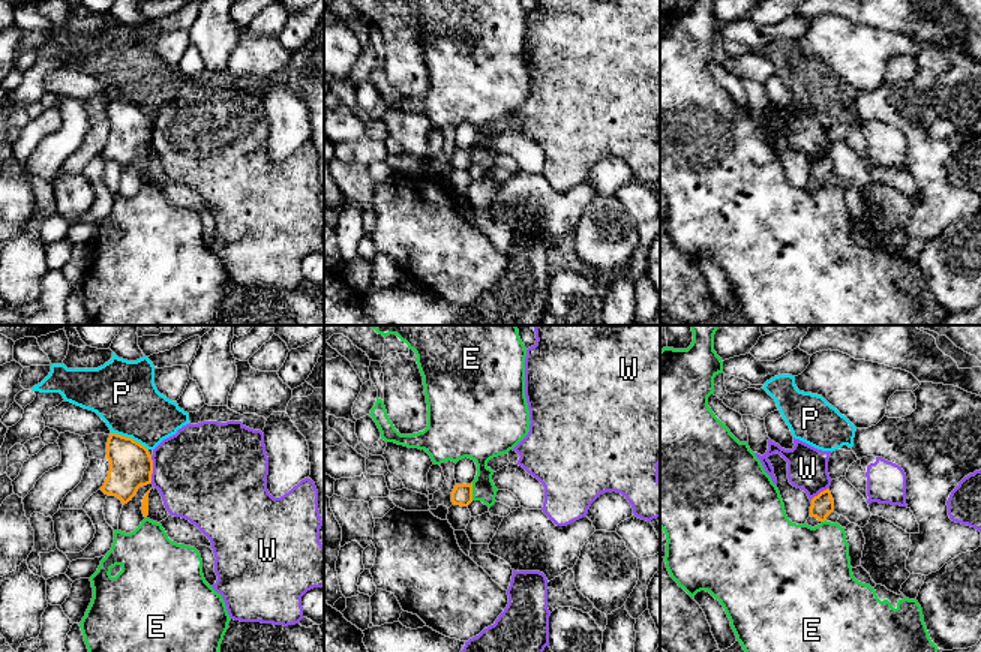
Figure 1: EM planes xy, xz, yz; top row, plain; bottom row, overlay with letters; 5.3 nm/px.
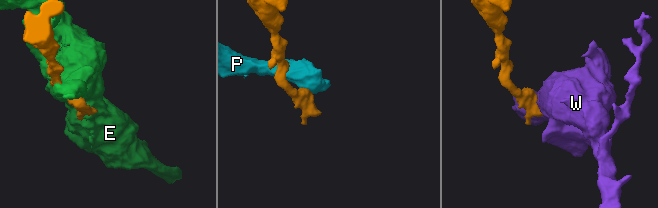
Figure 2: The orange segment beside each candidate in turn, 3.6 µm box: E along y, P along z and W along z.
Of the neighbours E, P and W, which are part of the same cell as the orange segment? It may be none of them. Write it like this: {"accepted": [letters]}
{"accepted": []}

